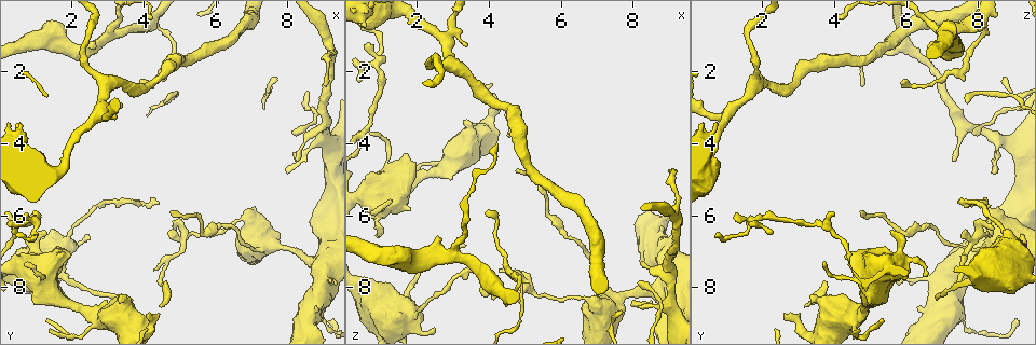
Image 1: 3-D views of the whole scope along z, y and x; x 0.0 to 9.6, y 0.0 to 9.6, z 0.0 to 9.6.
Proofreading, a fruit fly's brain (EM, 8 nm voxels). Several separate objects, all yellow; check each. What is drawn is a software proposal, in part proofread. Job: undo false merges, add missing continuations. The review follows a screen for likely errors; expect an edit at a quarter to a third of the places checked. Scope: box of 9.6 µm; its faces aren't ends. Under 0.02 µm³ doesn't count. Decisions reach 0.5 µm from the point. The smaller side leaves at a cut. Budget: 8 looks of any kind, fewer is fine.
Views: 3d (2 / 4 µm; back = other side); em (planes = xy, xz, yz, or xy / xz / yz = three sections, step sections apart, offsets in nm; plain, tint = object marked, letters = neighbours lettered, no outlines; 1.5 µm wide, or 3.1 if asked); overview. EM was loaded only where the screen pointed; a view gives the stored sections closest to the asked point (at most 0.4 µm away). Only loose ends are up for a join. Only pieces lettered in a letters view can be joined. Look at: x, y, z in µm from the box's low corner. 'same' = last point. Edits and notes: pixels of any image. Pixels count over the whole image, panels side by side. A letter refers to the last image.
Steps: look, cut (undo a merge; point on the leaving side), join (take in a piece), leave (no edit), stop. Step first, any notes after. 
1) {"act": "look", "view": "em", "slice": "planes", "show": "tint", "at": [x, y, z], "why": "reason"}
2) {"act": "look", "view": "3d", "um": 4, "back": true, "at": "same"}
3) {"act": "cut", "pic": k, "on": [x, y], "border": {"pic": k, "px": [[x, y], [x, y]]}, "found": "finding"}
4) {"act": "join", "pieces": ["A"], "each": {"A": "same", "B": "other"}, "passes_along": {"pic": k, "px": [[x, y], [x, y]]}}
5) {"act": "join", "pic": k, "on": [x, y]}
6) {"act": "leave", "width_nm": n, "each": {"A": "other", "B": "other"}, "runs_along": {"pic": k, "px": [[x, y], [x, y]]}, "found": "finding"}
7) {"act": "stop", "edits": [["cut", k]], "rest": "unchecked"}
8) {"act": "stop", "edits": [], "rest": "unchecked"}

{"act": "look", "view": "3d", "um": 4, "at": [2.35, 8.70, 4.85], "why": "narrows sharply"}

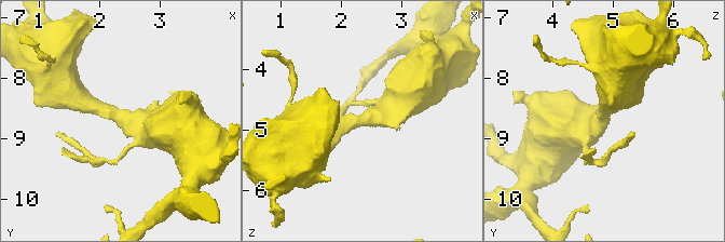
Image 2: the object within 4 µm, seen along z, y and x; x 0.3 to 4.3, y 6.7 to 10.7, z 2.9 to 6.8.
{"act": "look", "view": "em", "slice": "xy", "step": 8, "show": "letters", "at": [2.35, 8.65, 4.80], "arm_widths_nm": [420, 460], "why": "need the tissue"}

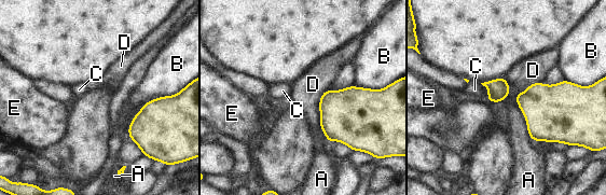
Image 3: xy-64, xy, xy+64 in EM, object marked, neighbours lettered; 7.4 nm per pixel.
{"act": "leave", "each": {"A": "other", "B": "other", "C": "other", "D": "other", "E": "other"}, "border": {"pic": 3, "px": [[541, 82], [515, 97], [529, 136]]}, "found": "all the same cell"}

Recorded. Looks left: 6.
{"act": "look", "view": "em", "slice": "yz", "step": 4, "show": "letters", "at": [0.65, 6.25, 3.25], "why": "thin neck"}

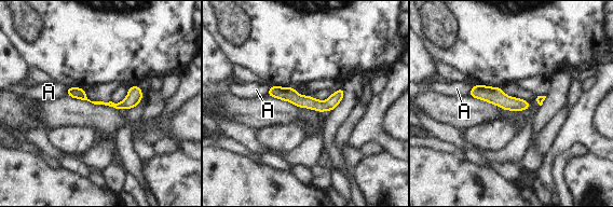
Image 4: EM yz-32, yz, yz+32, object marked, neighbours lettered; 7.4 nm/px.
{"act": "leave", "each": {"A": "other"}, "found": "continuous, no second cell"}

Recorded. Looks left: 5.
{"act": "look", "view": "3d", "um": 2, "at": [2.50, 1.30, 6.65], "why": "branch stops here"}

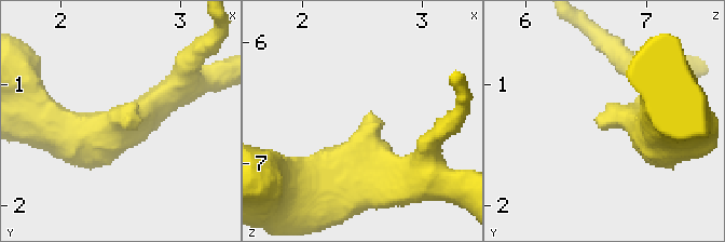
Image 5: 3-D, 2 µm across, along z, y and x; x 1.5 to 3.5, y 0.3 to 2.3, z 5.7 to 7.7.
{"act": "look", "view": "em", "slice": "xy", "step": 4, "show": "letters", "at": [2.50, 1.32, 6.58]}

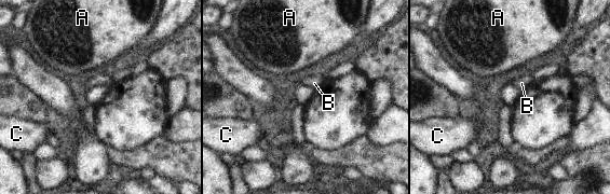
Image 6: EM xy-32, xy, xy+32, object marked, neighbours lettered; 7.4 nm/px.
{"act": "look", "view": "em", "slice": "planes", "show": "letters", "at": "same", "why": "cut it another way"}

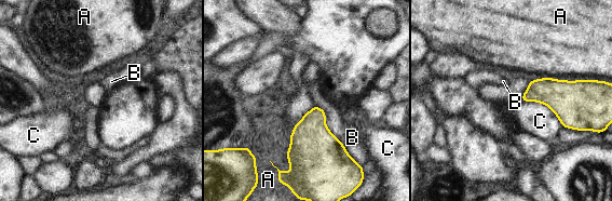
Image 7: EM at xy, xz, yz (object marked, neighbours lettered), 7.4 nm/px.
{"act": "leave", "longest_contact_nm": ["B", 480], "each": {"A": "other", "B": "other", "C": "other"}, "found": "none of them fits"}

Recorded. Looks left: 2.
{"act": "stop", "edits": [], "rest": "unchecked"}

